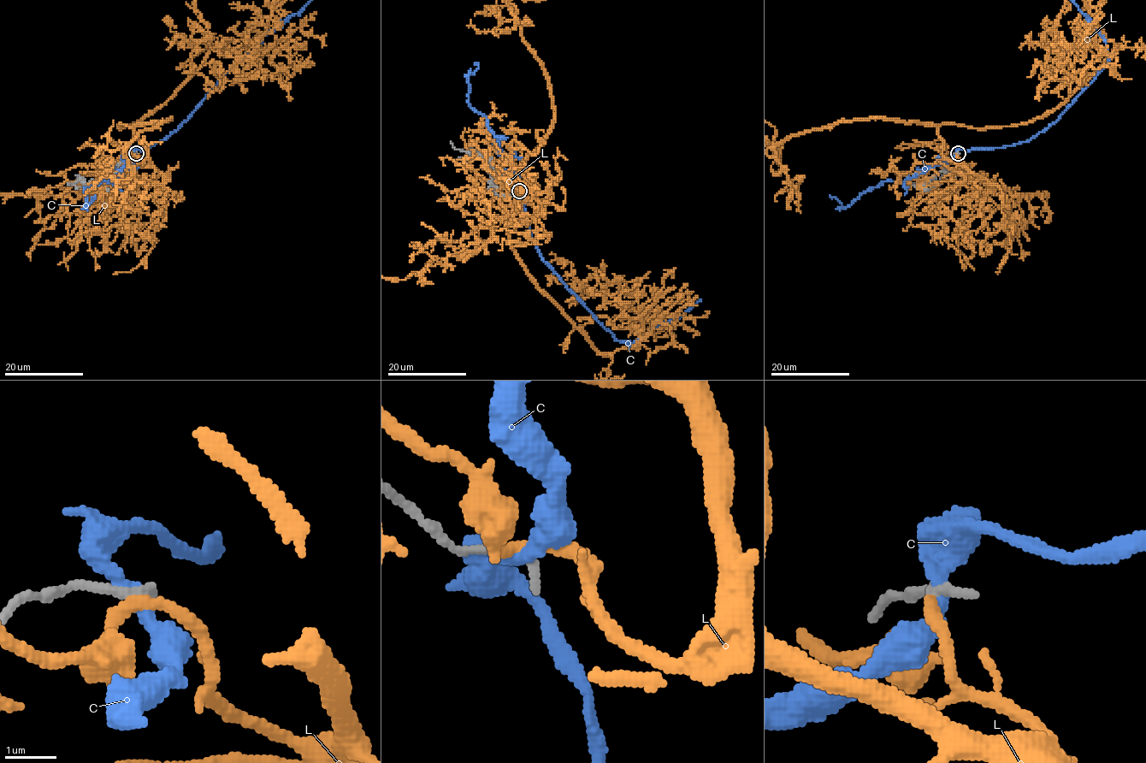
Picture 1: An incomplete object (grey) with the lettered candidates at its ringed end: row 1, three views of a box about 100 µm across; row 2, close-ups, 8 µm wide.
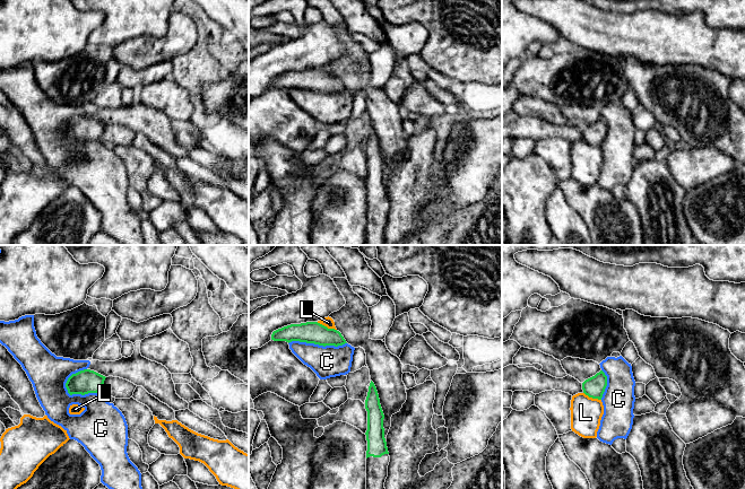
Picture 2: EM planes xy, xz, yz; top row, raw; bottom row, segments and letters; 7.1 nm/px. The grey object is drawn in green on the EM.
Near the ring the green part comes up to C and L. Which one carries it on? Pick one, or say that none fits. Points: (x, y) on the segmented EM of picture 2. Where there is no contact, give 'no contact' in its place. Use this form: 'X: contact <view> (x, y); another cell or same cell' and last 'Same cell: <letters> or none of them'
C: contact xy (78, 393); another cell
L: contact xz (326, 326); another cell
Same cell: none of them

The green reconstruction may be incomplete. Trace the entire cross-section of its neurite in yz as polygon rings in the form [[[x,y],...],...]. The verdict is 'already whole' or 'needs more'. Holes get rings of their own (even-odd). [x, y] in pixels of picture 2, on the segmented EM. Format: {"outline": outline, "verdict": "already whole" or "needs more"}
{"outline": [[[512,364],[502,368],[502,392],[529,391],[539,394],[555,390],[569,393],[572,396],[584,393],[589,398],[601,400],[606,386],[607,376],[603,370],[580,383],[570,375],[556,378],[535,367],[519,368]]], "verdict": "needs more"}

